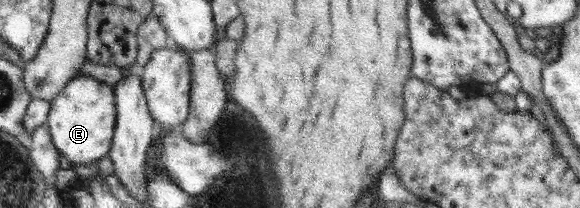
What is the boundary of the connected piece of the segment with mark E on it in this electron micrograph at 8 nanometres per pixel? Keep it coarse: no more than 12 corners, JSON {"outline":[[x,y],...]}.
{"outline":[[75,77],[50,102],[53,146],[72,166],[113,146],[113,88]]}

